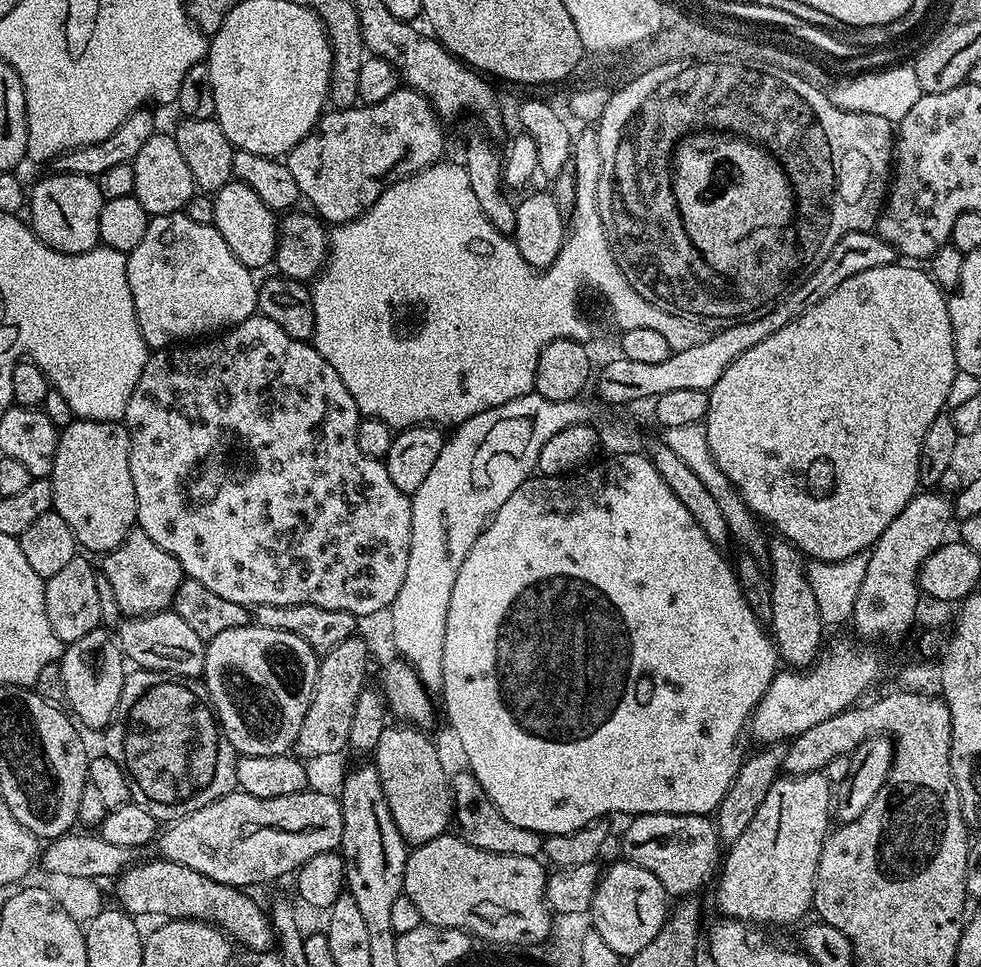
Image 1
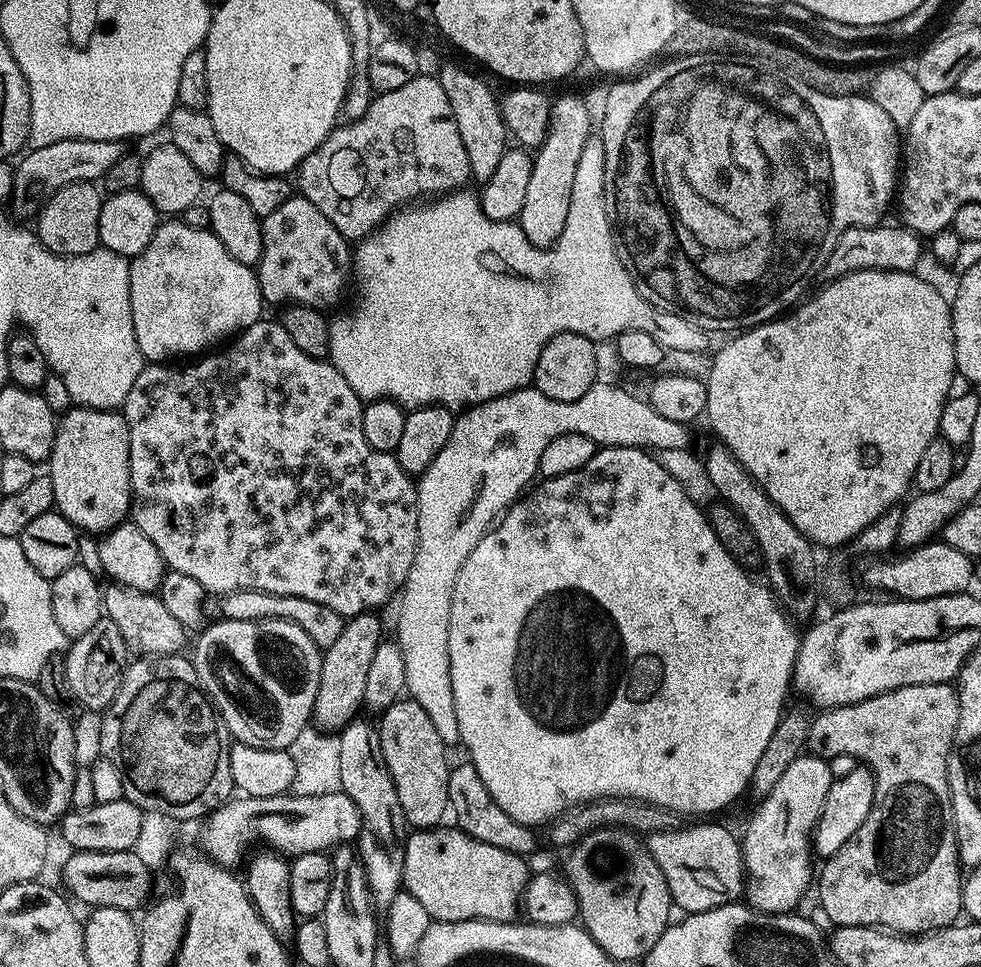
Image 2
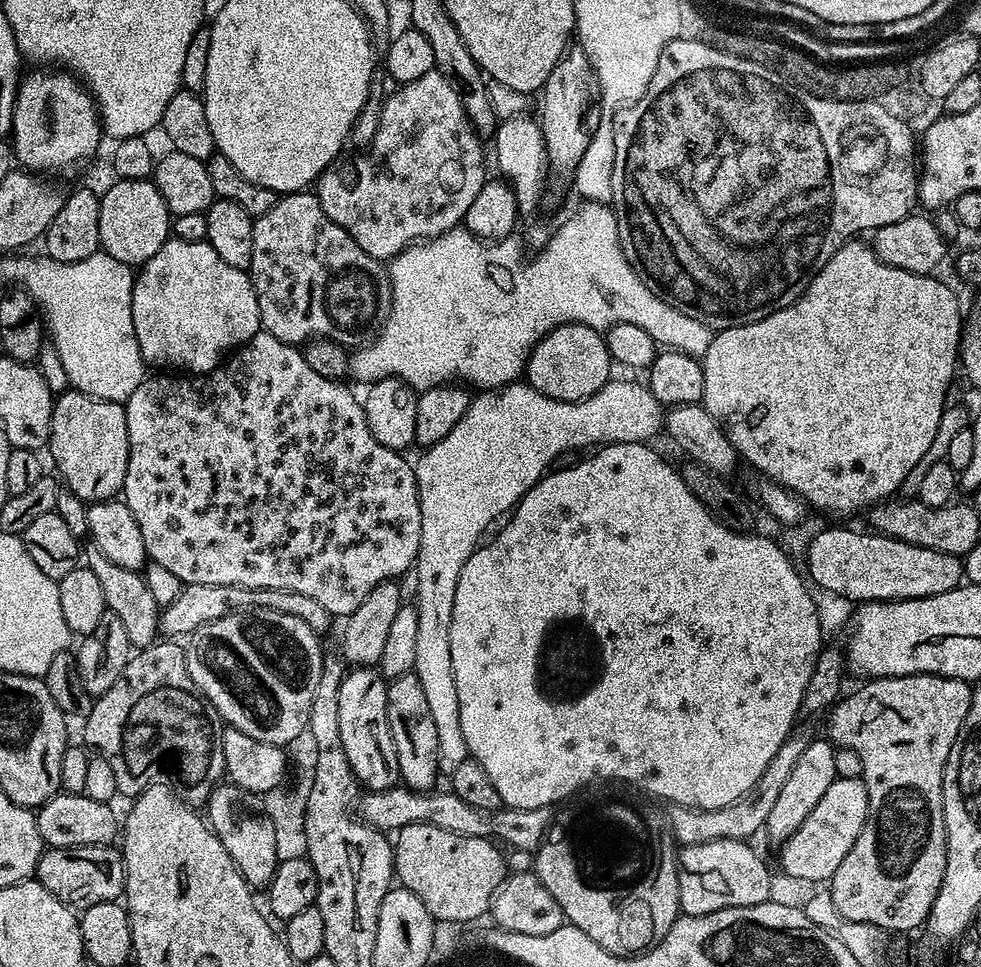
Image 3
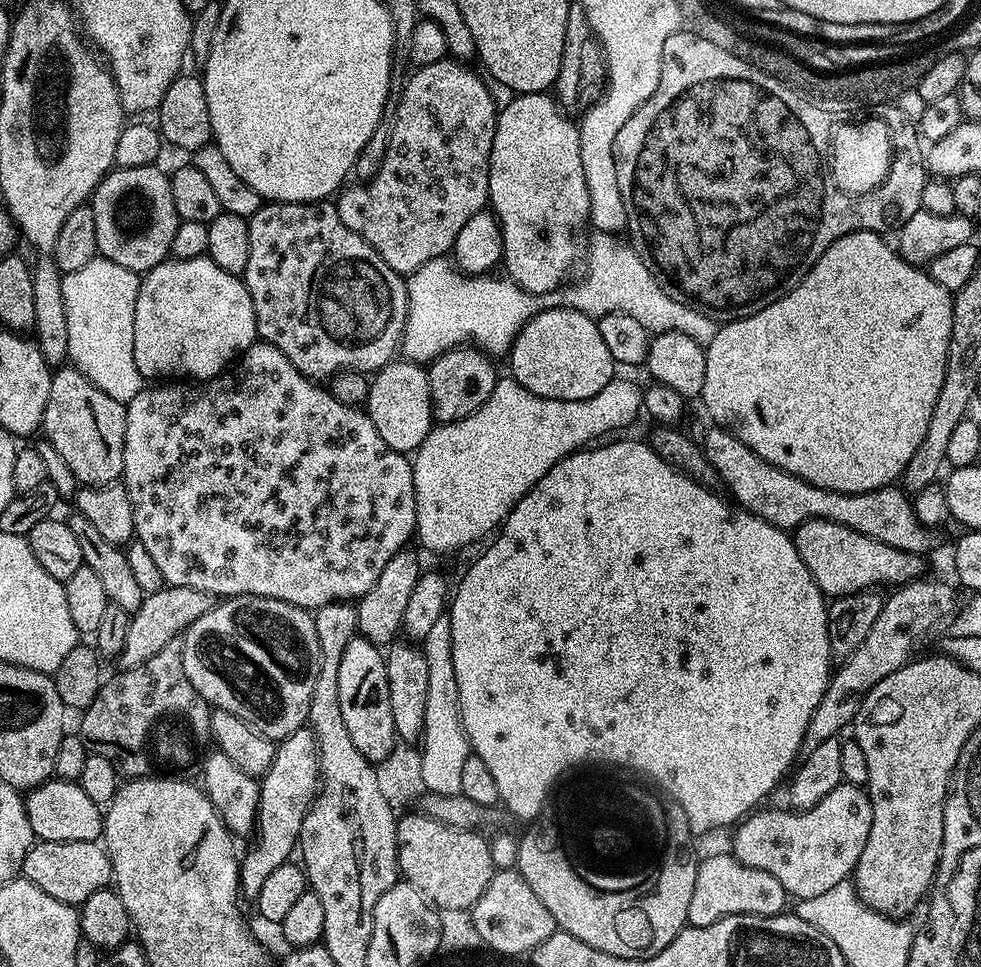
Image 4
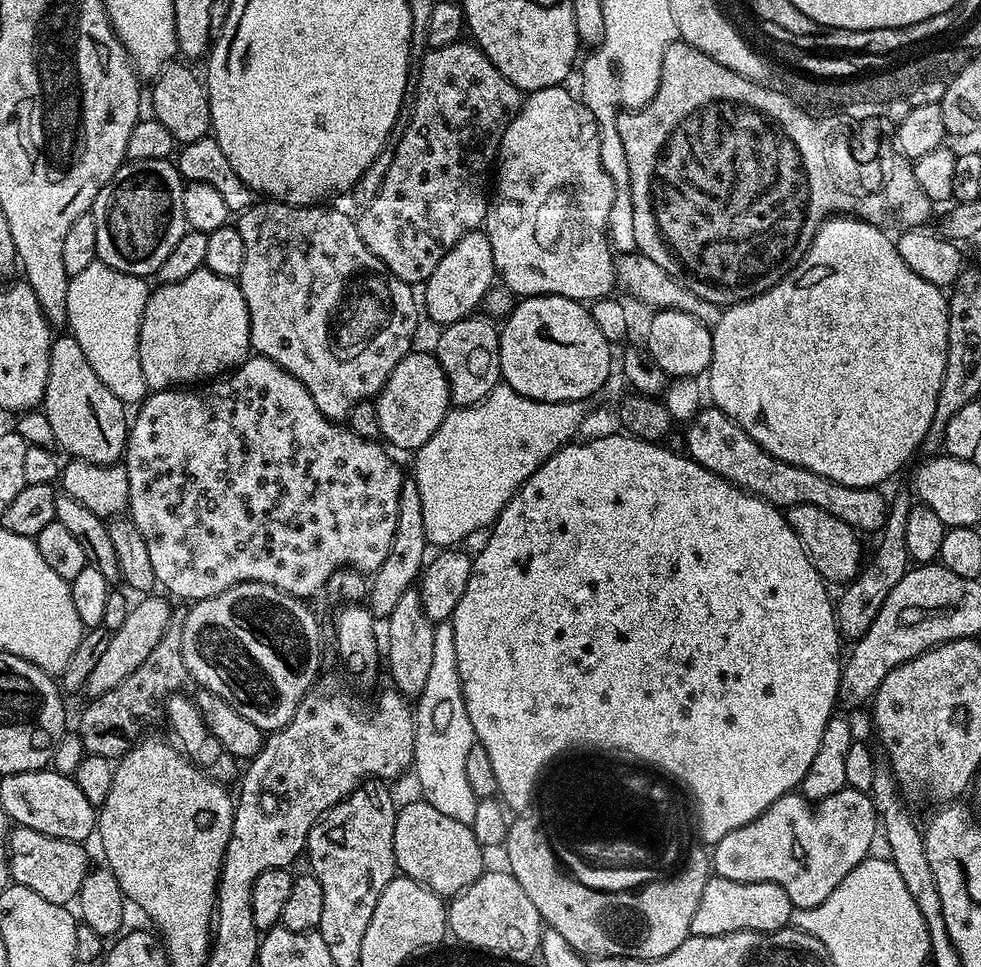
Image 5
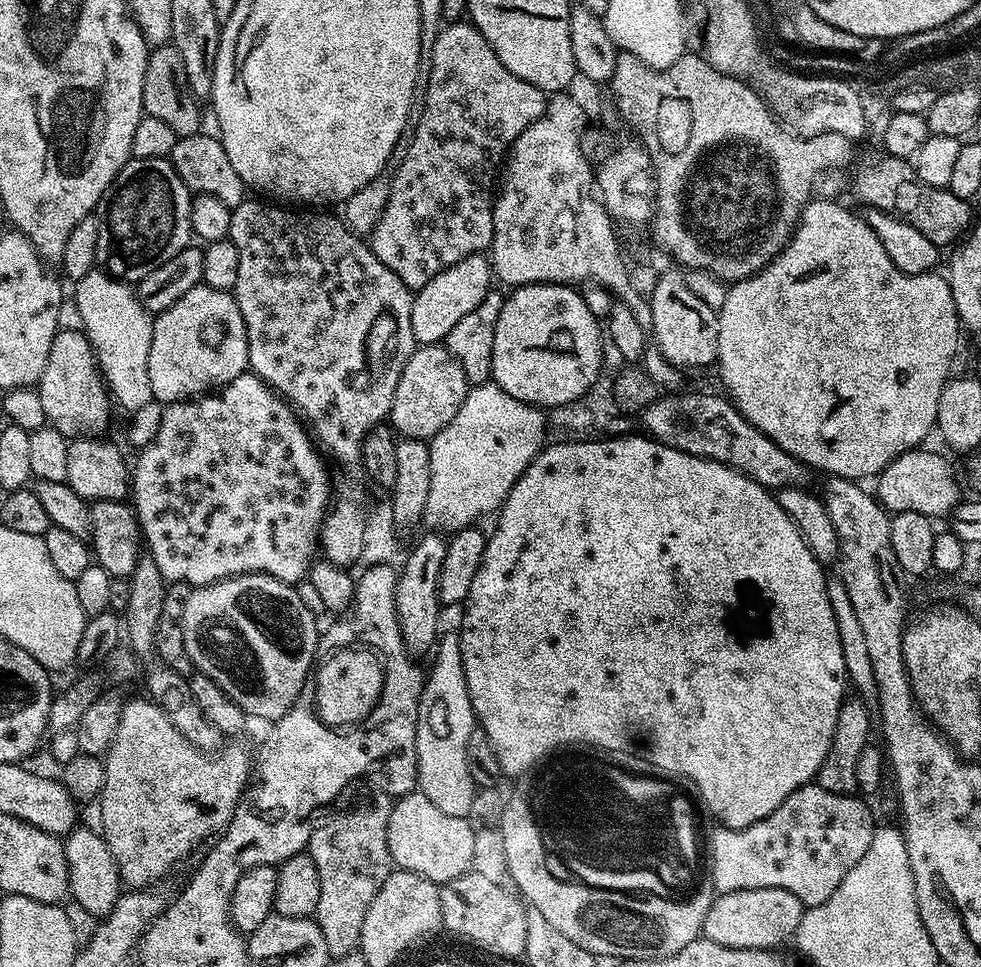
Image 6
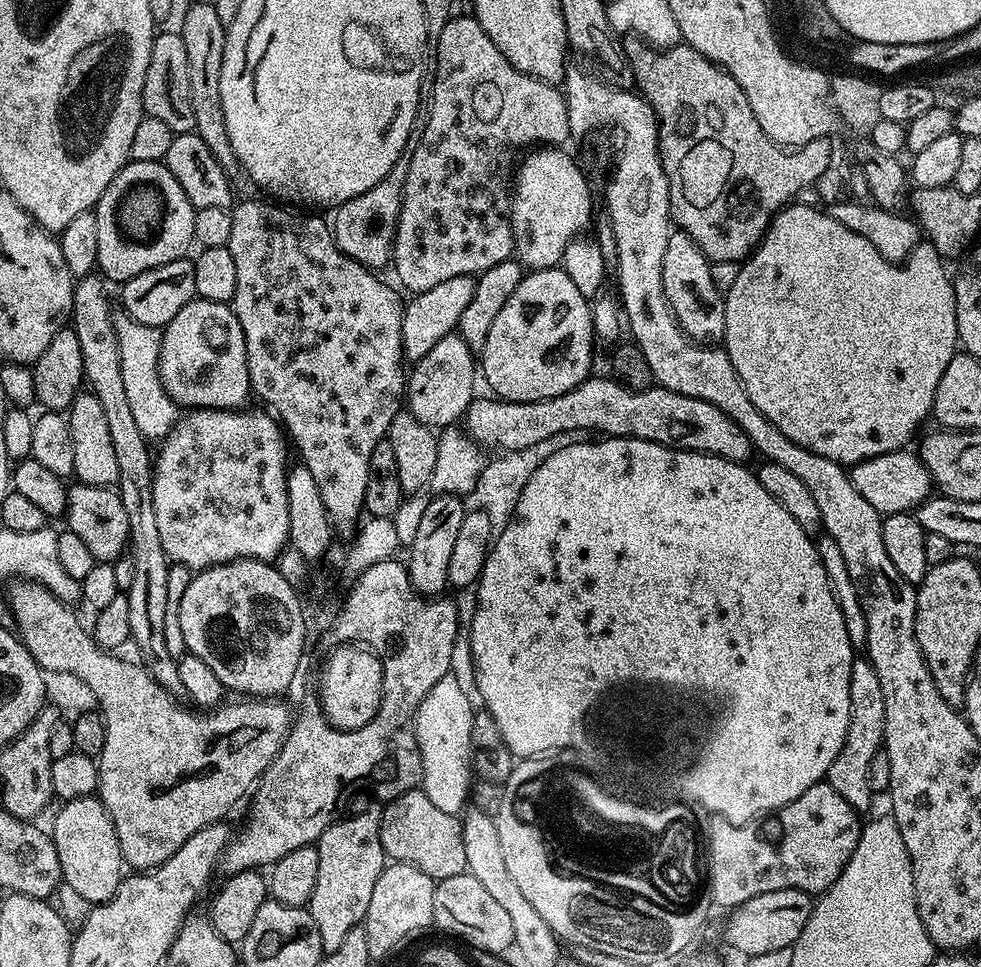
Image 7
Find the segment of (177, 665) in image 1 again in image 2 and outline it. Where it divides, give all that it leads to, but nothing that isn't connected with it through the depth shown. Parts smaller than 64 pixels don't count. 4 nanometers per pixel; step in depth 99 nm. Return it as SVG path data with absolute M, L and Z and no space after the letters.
M115 582L103 585L103 615L118 626L118 634L122 634L122 642L129 653L139 654L144 658L154 656L175 656L184 644L186 629L162 606L159 595L150 592L139 592L130 586L122 586Z

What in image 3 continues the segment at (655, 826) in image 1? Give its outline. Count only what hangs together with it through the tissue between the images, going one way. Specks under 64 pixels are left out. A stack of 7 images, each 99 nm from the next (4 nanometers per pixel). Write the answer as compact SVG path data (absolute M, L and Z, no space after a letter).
M719 840L681 847L678 861L681 913L686 916L701 916L714 910L769 903L772 876L768 873L763 858L752 846L743 840Z

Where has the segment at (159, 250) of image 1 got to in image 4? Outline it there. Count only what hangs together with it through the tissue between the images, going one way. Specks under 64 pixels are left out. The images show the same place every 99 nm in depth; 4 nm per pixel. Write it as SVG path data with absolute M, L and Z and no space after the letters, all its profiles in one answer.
M208 255L177 260L169 258L143 273L140 301L134 306L134 366L145 381L187 378L192 382L211 380L220 375L250 347L257 343L252 299L243 279L229 276Z

